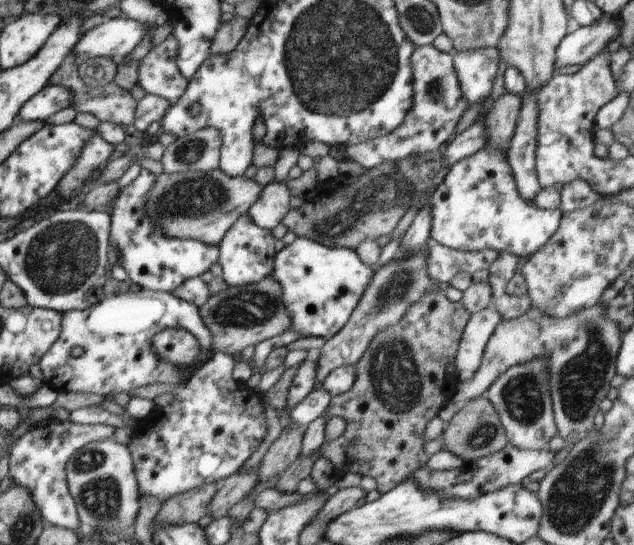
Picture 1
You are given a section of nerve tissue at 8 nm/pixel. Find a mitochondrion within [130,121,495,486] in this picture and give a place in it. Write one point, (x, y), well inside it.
(387, 189)

